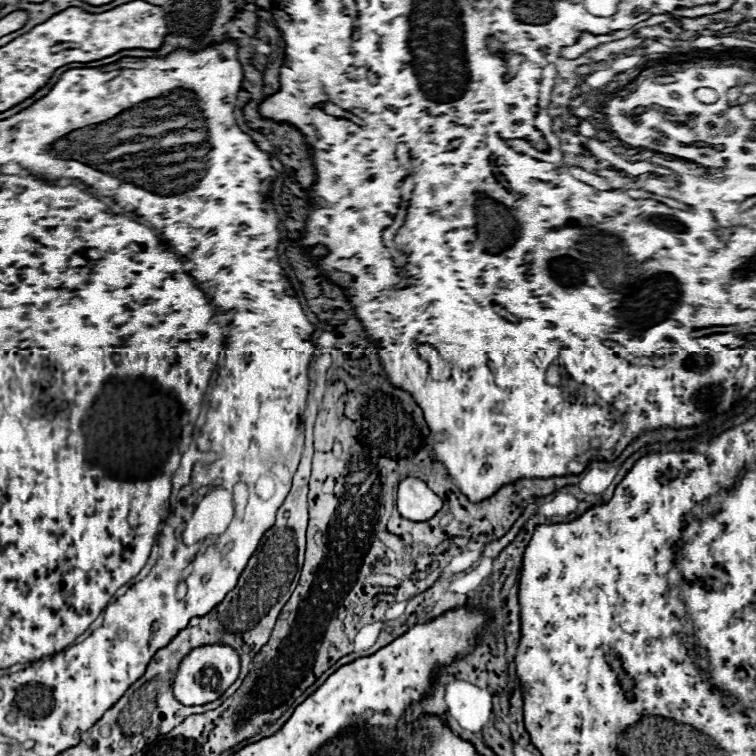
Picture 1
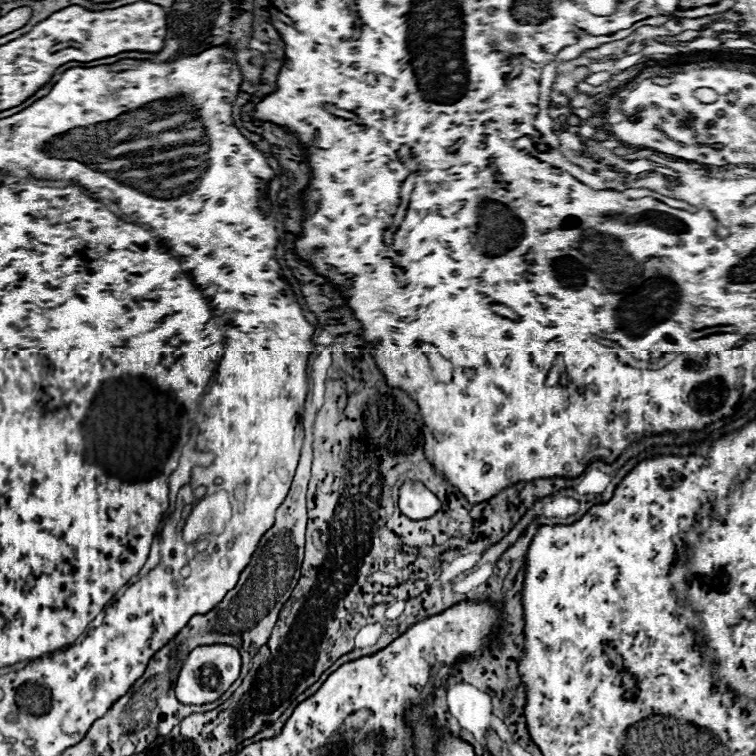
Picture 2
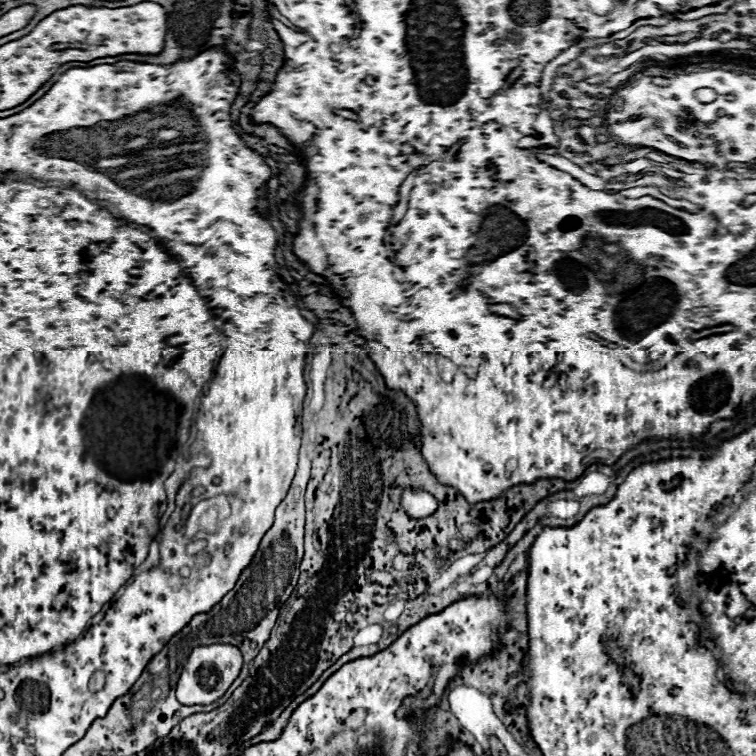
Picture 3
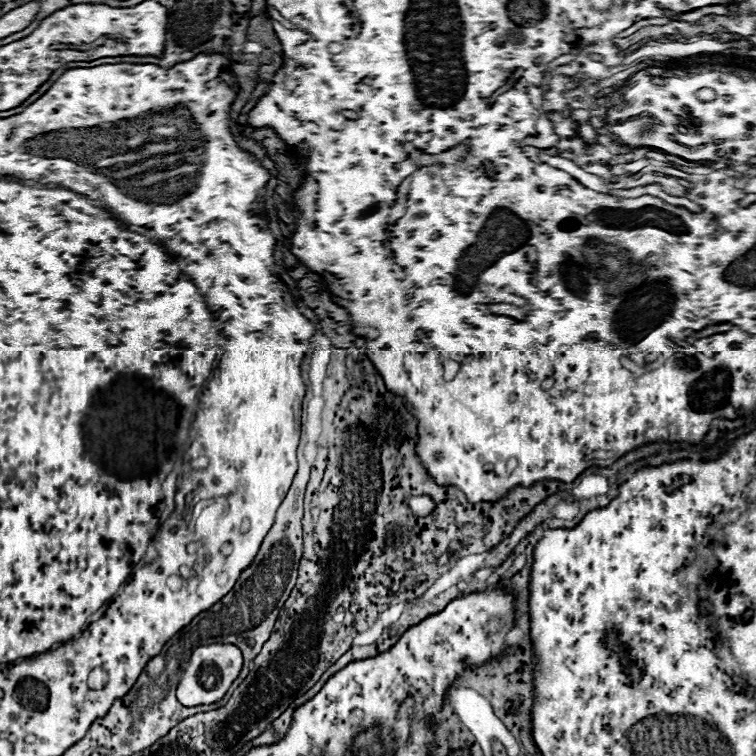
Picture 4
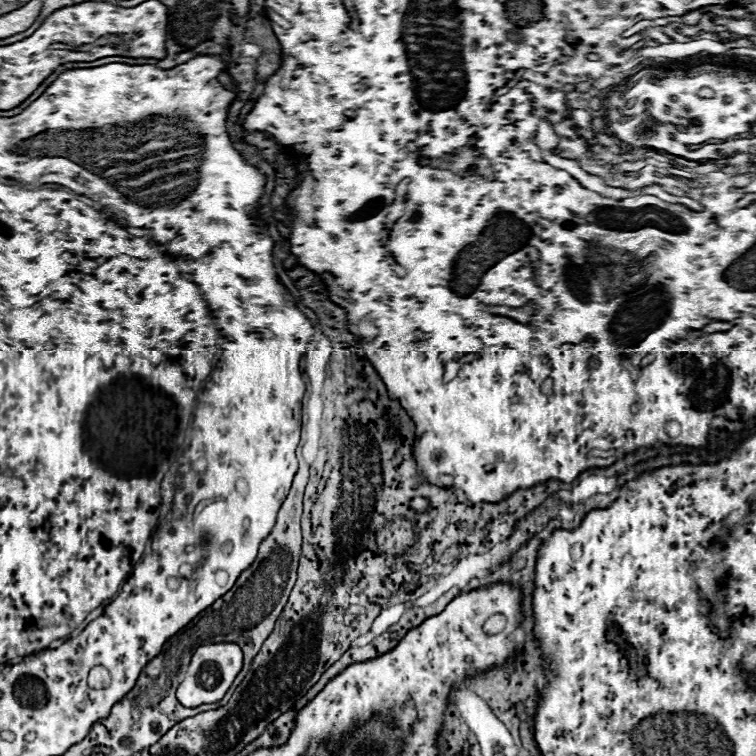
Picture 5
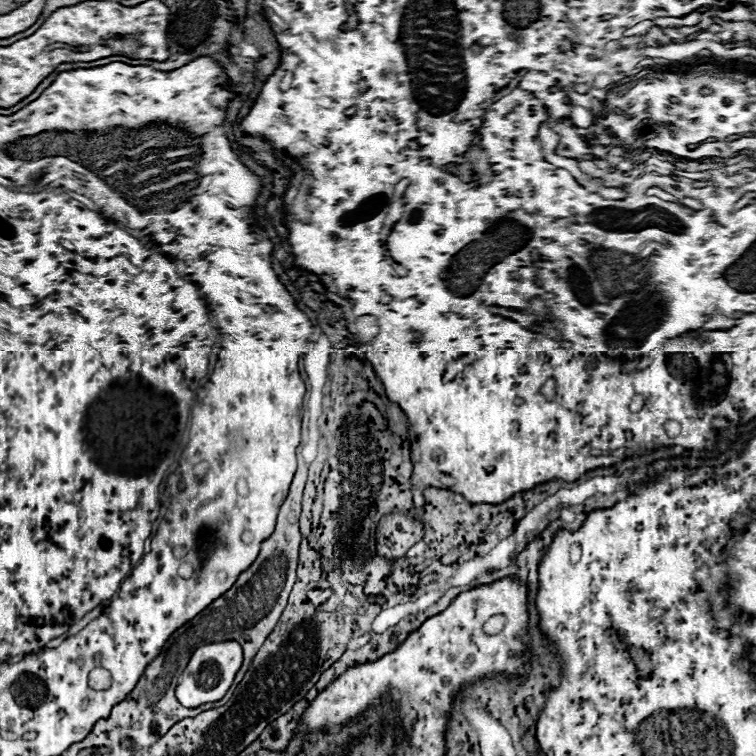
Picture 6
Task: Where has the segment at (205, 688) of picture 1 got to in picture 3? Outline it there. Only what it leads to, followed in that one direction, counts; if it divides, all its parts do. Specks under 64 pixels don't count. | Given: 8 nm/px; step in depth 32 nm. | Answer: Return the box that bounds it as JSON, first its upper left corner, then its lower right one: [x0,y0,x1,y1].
[176,644,242,706]

